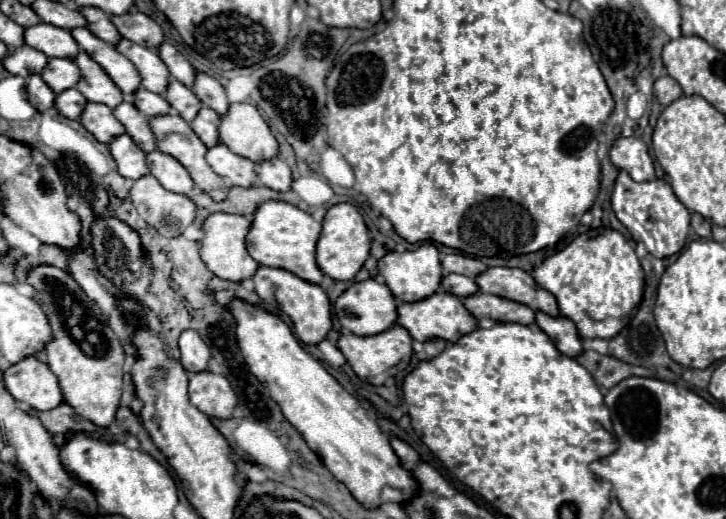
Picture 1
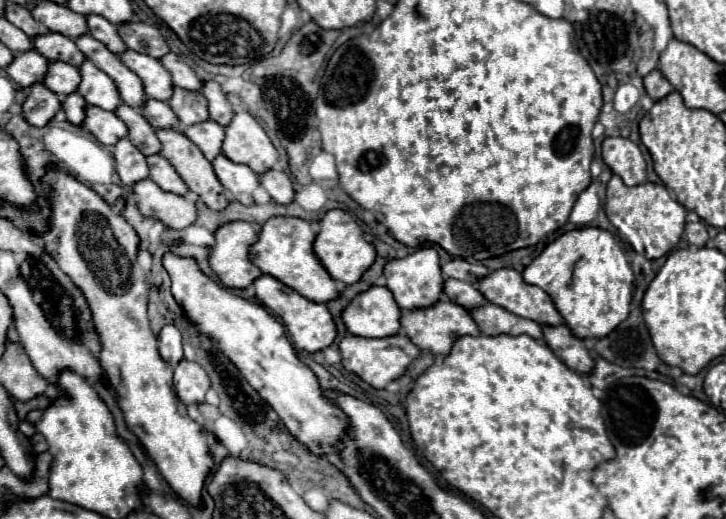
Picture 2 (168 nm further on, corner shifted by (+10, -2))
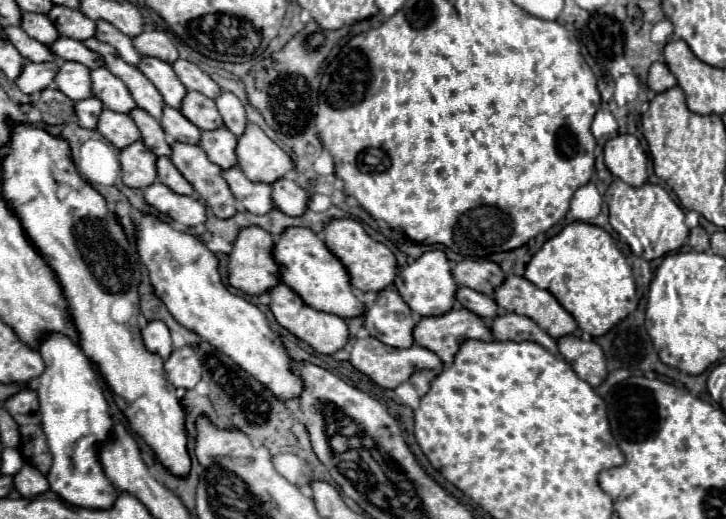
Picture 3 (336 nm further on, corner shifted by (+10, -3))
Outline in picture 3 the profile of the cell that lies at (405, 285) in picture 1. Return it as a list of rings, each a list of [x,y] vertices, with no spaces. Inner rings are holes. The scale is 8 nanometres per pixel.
[[[431,249],[431,251],[423,253],[415,263],[403,267],[397,273],[395,289],[405,299],[405,303],[411,307],[411,311],[415,311],[417,315],[421,315],[421,317],[437,317],[437,315],[445,315],[447,311],[453,309],[457,283],[453,279],[449,259],[445,257],[445,253],[441,249]]]

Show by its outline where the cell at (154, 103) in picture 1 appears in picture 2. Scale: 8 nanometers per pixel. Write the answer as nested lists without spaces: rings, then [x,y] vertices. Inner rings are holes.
[[[145,100],[145,104],[139,108],[143,118],[153,126],[153,128],[171,128],[177,124],[177,130],[183,130],[183,126],[177,122],[177,116],[169,108],[167,102],[161,100]]]

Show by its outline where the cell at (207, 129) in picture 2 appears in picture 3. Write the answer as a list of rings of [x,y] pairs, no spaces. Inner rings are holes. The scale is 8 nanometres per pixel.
[[[213,129],[213,131],[205,131],[201,135],[201,149],[207,153],[209,161],[213,161],[215,165],[219,165],[221,169],[233,169],[237,167],[237,155],[235,155],[235,147],[237,147],[237,137],[227,129]]]

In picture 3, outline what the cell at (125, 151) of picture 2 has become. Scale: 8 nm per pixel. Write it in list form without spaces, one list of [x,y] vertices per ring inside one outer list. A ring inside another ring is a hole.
[[[133,143],[121,151],[121,167],[123,167],[123,183],[127,187],[145,189],[157,179],[157,169],[153,167],[153,153],[141,143]]]

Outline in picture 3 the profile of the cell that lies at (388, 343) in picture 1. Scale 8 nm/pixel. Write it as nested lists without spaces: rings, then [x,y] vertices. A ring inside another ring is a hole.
[[[365,337],[365,339],[357,339],[355,345],[353,345],[353,351],[351,351],[351,365],[355,369],[359,369],[361,373],[369,375],[379,387],[383,389],[397,389],[401,383],[405,383],[415,371],[423,371],[423,369],[441,369],[443,363],[441,359],[425,349],[425,347],[419,347],[419,345],[413,345],[409,349],[397,349],[397,347],[389,347],[385,343],[381,343],[379,339],[375,337]]]

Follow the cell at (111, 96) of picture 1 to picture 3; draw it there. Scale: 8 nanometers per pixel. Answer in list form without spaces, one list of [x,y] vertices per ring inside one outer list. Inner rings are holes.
[[[107,67],[91,71],[91,81],[93,81],[93,95],[101,99],[107,109],[117,113],[129,113],[137,107],[125,83],[119,77],[115,77]]]

